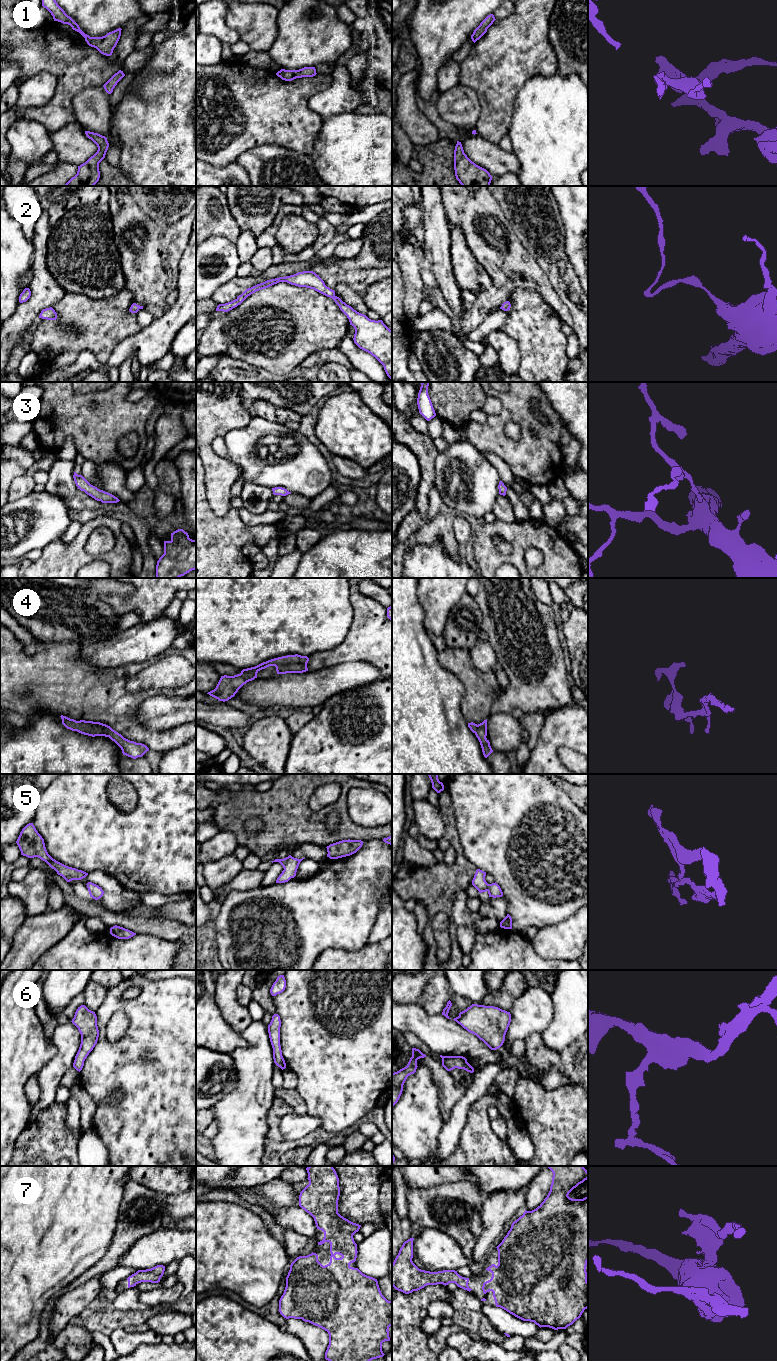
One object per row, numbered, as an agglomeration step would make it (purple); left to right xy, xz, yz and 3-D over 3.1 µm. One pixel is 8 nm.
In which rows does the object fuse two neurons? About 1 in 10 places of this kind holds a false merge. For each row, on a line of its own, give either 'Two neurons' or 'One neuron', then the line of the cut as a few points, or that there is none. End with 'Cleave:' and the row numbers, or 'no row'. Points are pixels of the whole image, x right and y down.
1: One neuron. No split
2: One neuron. No split
3: One neuron. No split
4: One neuron. No split
5: One neuron. No split
6: One neuron. No split
7: One neuron. No split
Cleave: no row

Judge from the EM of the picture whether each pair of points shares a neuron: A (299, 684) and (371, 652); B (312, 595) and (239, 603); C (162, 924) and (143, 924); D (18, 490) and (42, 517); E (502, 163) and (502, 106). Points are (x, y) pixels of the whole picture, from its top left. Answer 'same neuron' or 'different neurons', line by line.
A: different neurons
B: same neuron
C: same neuron
D: different neurons
E: different neurons

